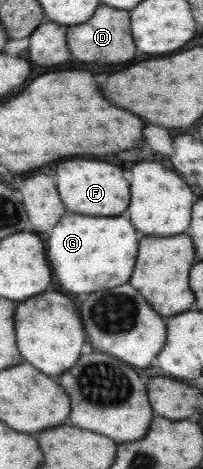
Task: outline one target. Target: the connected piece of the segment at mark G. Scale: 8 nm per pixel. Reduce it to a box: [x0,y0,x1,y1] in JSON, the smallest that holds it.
[45,214,143,294]

